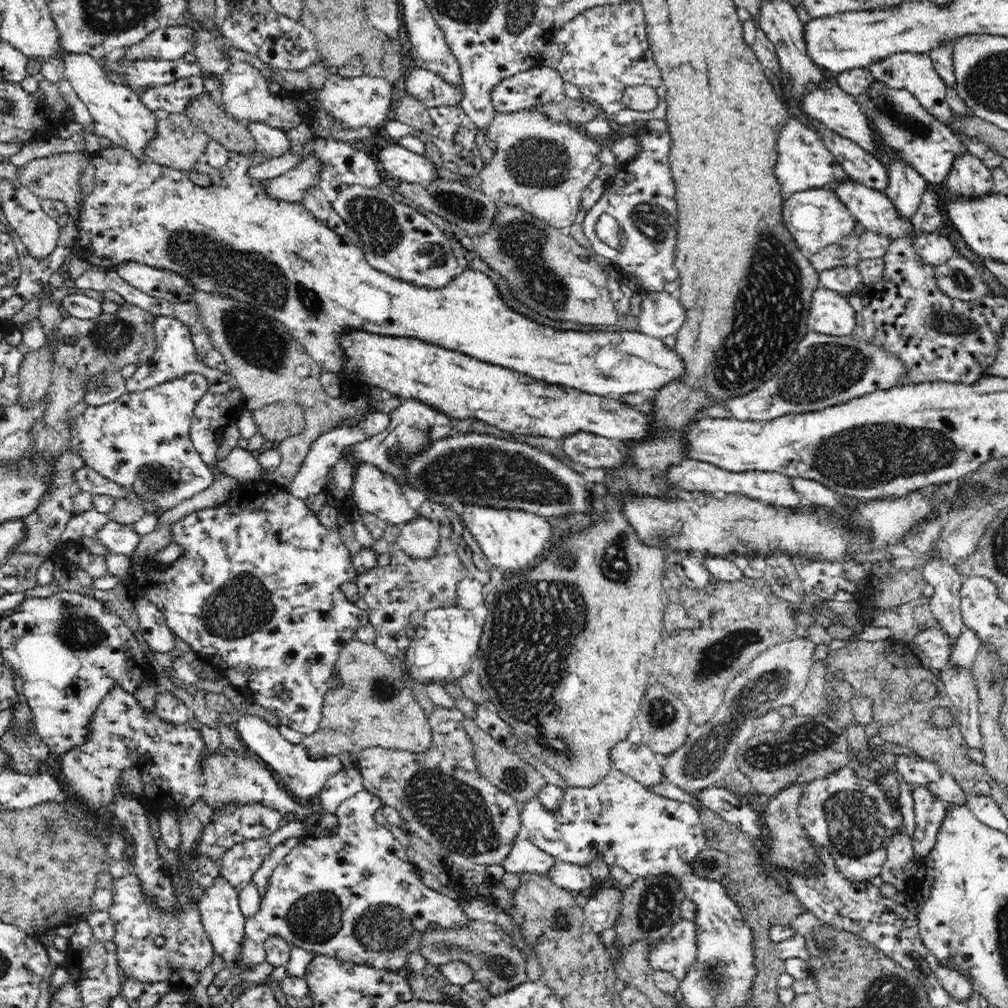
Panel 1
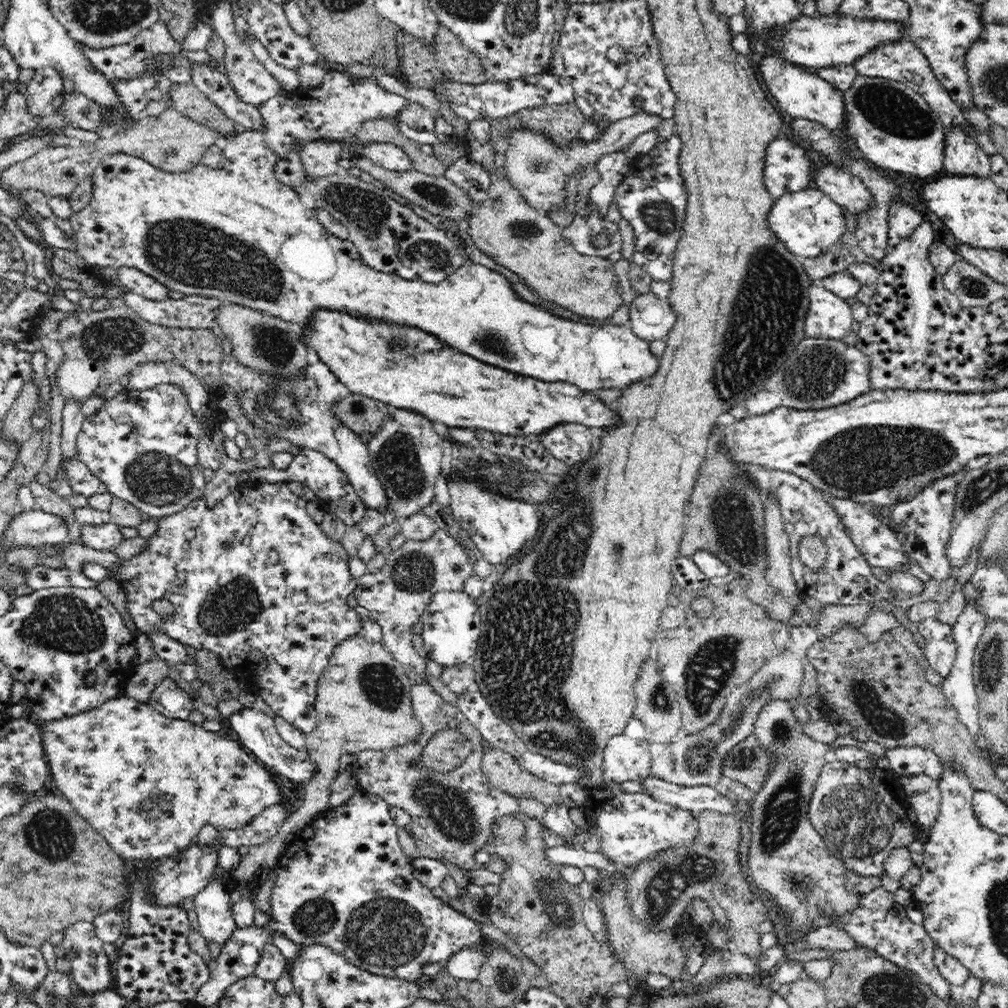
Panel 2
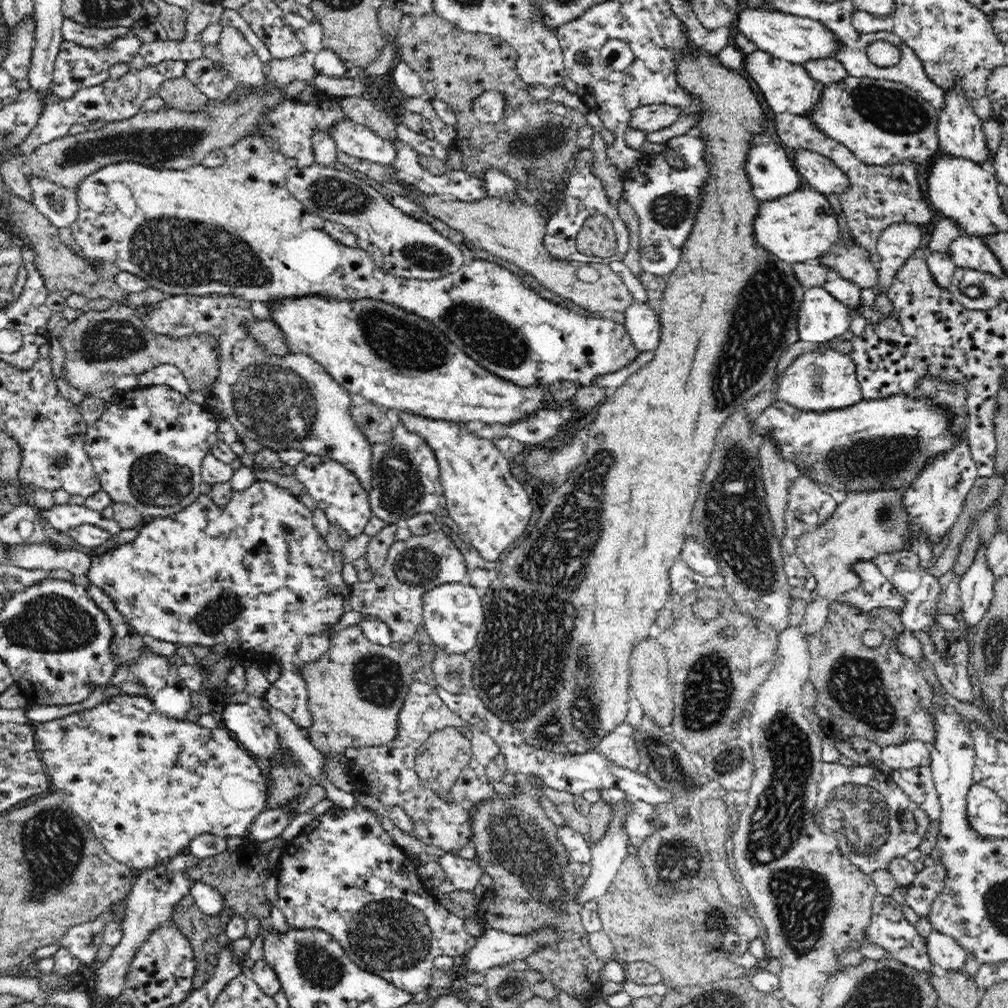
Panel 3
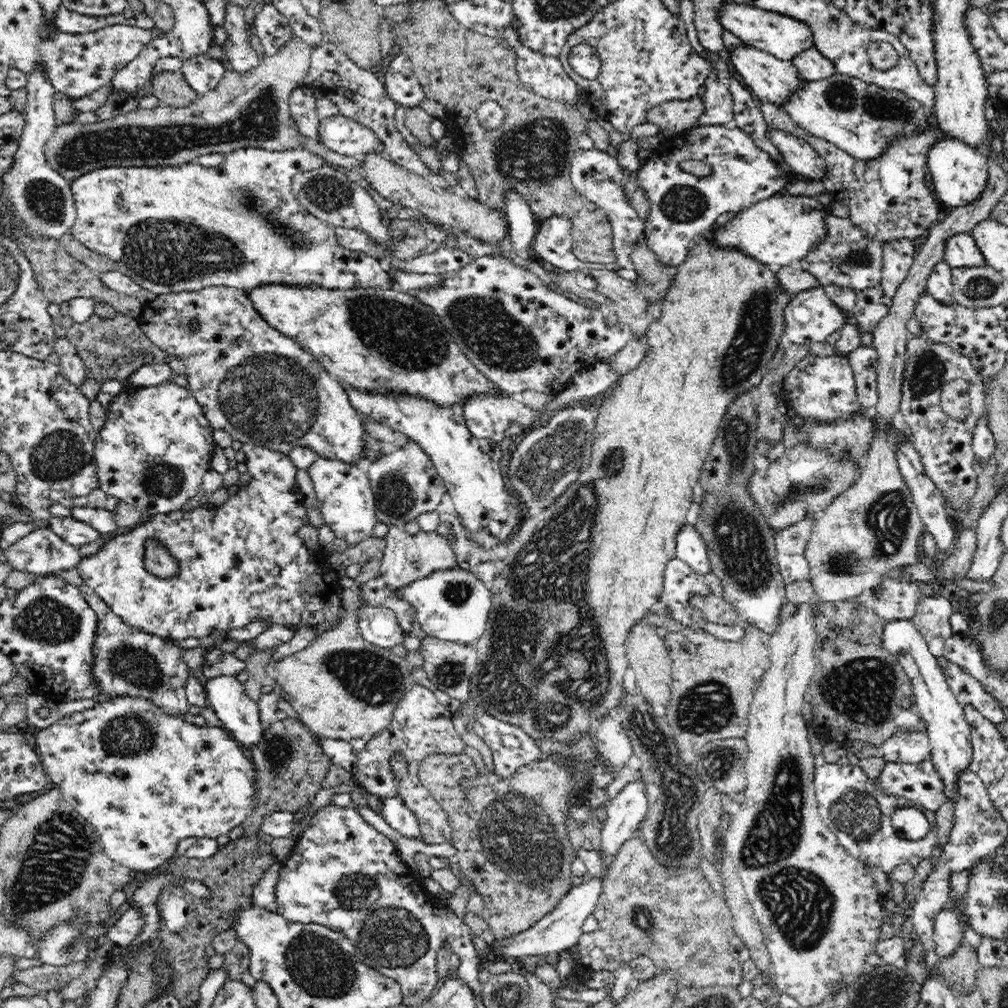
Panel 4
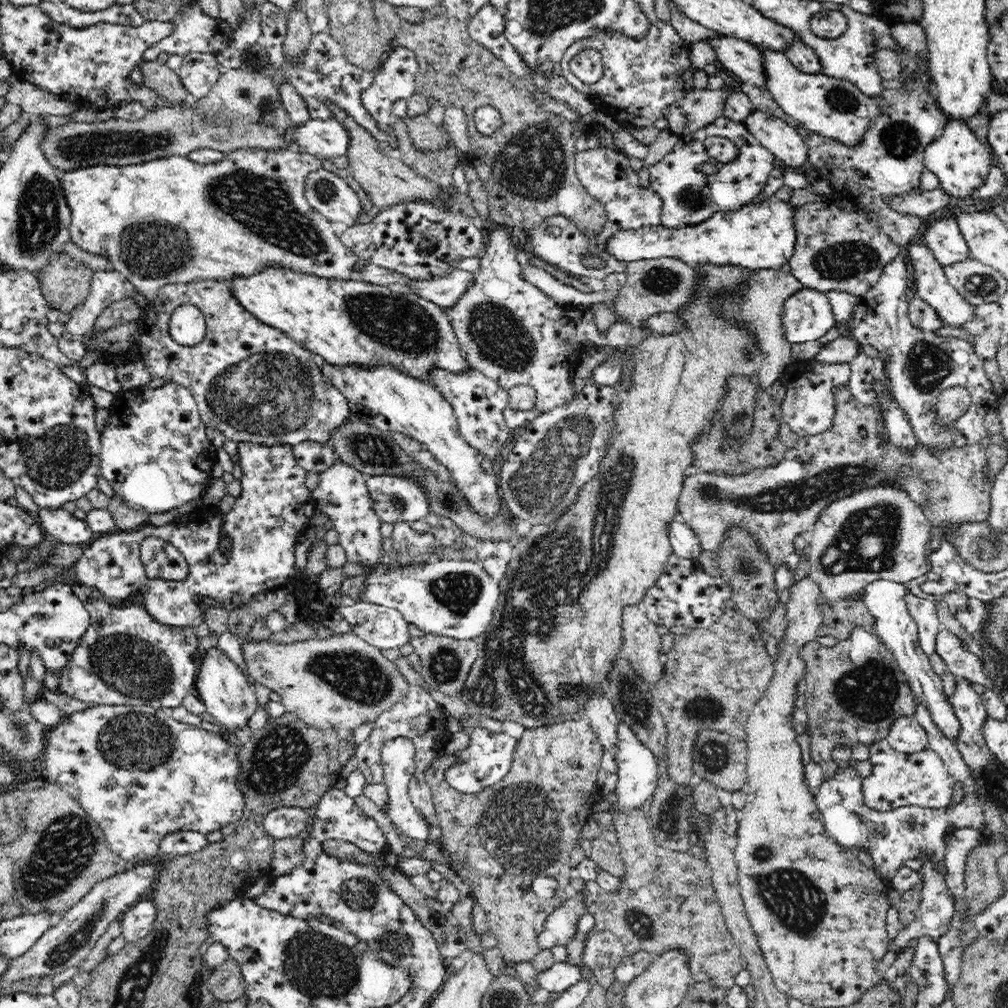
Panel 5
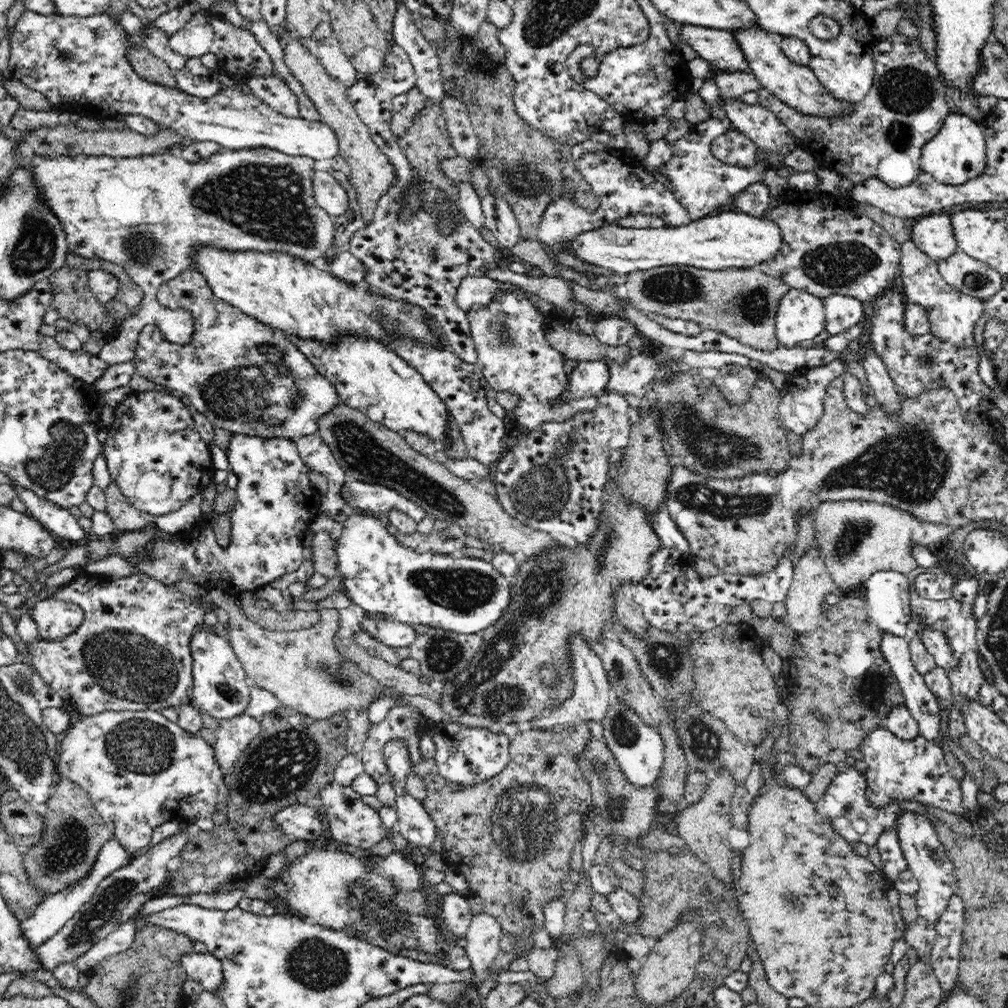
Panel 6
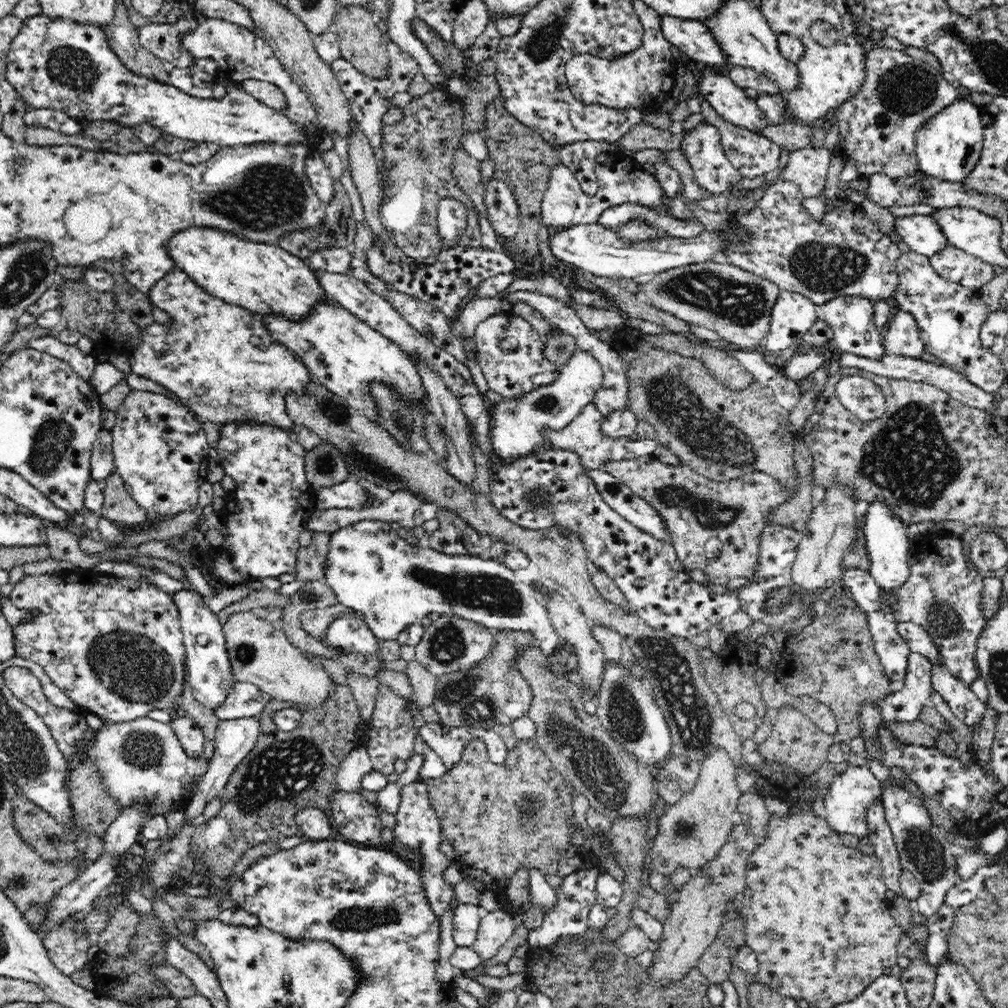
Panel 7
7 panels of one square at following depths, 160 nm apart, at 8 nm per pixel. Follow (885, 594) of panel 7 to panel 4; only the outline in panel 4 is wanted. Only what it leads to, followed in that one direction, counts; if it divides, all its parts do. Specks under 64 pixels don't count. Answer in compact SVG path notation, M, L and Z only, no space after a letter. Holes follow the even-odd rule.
M910 620L886 622L883 630L883 641L888 652L896 656L910 681L914 684L914 697L918 704L920 724L926 724L930 744L929 760L942 781L942 794L946 801L956 802L959 793L962 773L970 771L974 762L974 748L971 742L971 729L954 694L947 686L942 668L936 662L936 656L929 651L926 640Z

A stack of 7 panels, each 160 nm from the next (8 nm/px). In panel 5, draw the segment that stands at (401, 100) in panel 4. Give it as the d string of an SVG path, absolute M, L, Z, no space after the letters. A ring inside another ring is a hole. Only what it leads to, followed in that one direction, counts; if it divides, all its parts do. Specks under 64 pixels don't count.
M399 46L394 50L389 50L389 57L384 64L380 65L372 86L362 93L363 105L374 118L377 118L381 126L393 123L391 106L394 102L410 98L415 94L415 74L417 68L416 55L409 48Z

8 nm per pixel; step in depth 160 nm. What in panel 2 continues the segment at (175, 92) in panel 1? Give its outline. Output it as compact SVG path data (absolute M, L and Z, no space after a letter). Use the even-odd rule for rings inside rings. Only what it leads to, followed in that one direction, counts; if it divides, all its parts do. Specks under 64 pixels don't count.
M172 67L164 72L127 81L113 81L119 96L126 103L133 119L139 121L147 115L149 102L162 101L171 107L174 85L193 82L191 71Z

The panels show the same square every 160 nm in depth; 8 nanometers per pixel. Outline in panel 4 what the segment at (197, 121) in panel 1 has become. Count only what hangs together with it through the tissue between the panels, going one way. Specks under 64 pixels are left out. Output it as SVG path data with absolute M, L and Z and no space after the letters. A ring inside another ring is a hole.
M181 70L155 73L149 90L167 106L180 110L198 98L197 92L189 85Z

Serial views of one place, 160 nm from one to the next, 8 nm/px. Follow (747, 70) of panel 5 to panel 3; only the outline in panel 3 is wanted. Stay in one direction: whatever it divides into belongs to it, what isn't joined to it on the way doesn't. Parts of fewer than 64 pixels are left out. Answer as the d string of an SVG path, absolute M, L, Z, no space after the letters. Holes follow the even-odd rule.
M756 51L744 57L744 70L757 85L769 108L776 115L790 113L796 116L811 116L816 113L817 106L825 102L825 86L812 78L804 65L797 65L776 58L764 51Z

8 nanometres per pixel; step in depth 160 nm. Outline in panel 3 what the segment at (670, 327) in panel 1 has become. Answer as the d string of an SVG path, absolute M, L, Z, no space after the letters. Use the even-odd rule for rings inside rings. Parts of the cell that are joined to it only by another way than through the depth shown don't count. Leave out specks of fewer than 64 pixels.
M633 299L625 310L625 327L640 352L654 351L662 338L662 321L659 303Z

